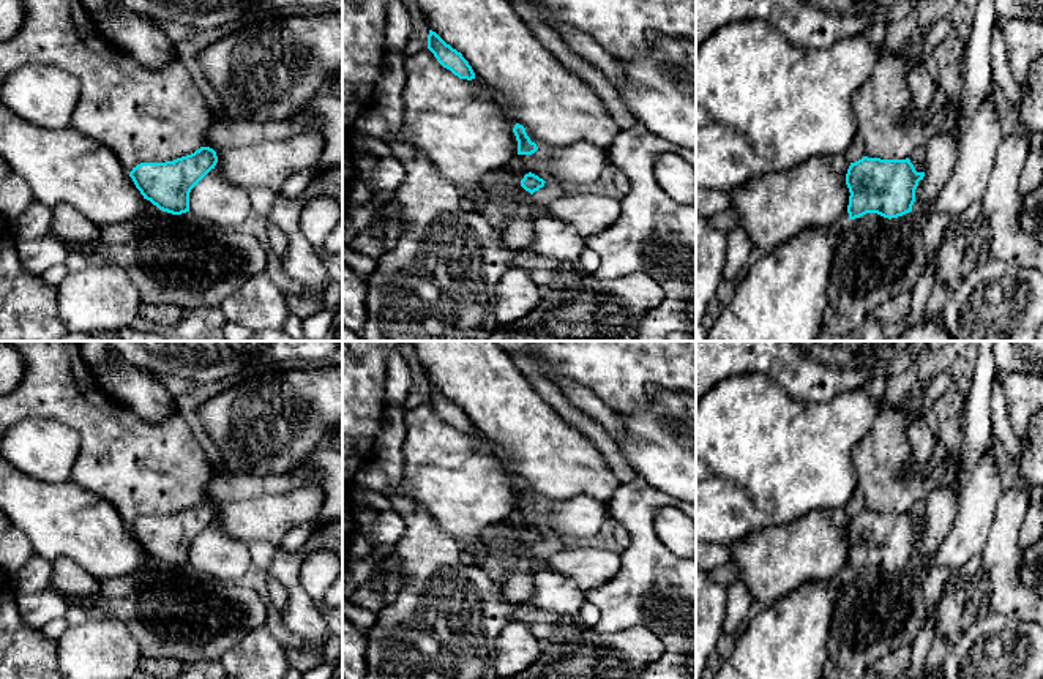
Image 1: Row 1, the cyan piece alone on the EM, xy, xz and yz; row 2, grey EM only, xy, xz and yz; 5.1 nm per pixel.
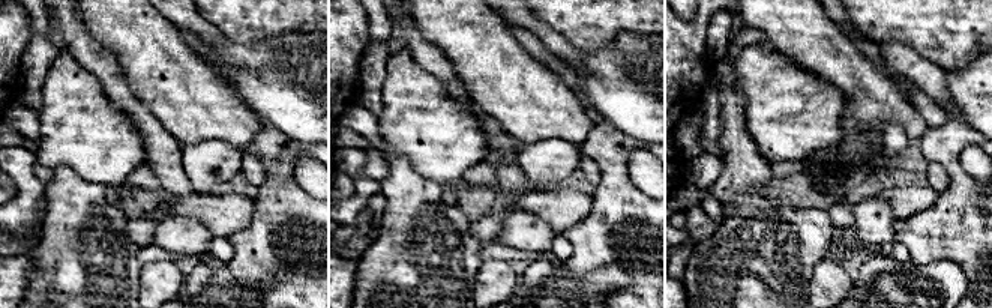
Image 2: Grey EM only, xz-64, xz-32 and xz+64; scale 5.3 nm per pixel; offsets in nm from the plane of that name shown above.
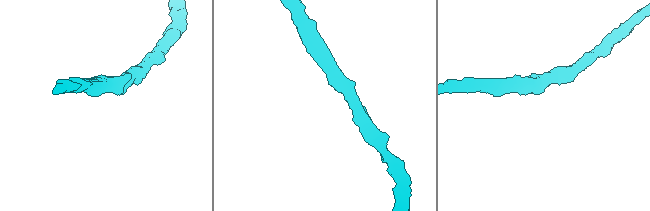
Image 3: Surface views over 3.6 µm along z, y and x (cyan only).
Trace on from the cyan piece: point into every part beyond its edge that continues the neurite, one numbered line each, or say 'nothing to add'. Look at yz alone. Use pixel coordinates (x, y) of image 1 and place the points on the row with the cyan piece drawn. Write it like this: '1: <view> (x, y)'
nothing to add

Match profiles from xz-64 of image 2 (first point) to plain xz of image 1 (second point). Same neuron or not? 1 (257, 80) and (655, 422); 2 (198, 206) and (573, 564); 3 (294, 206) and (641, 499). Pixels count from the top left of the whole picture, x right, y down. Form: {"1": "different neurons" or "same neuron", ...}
{"1": "same neuron", "2": "same neuron", "3": "same neuron"}

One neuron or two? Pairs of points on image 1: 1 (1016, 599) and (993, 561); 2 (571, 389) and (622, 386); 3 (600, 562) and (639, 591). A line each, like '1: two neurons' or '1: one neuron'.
1: one neuron
2: two neurons
3: two neurons

